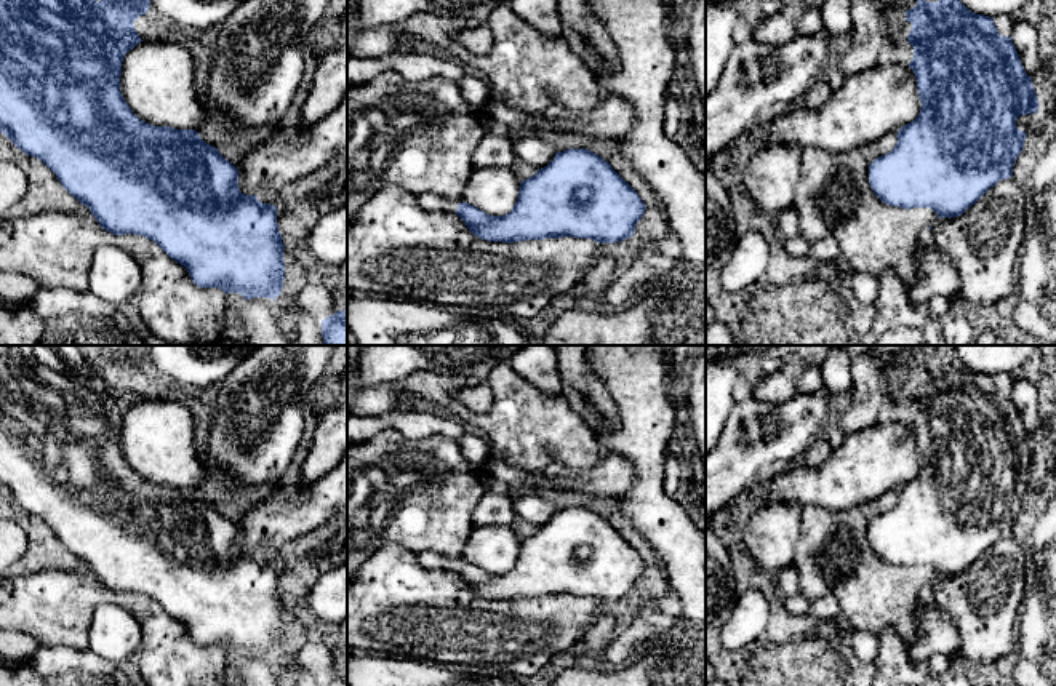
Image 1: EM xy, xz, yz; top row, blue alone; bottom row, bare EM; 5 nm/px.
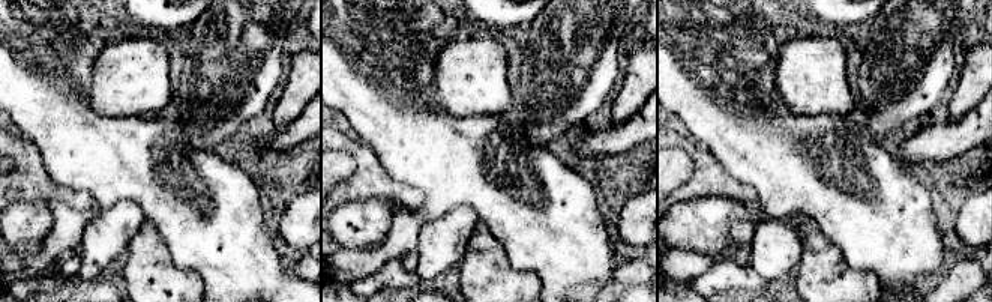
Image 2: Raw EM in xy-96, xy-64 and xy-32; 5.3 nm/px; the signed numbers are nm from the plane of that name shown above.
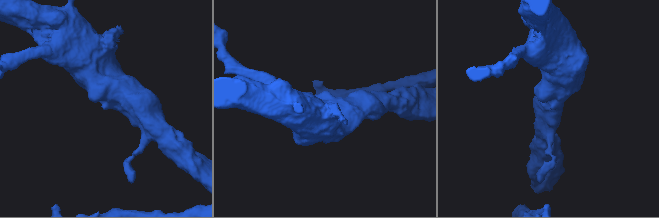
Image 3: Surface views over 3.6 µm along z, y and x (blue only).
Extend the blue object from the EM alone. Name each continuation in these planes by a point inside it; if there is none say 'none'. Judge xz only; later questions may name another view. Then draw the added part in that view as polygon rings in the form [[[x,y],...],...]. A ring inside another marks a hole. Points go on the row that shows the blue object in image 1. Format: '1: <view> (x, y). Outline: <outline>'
1: xz (431, 202). Outline: [[[426,193],[418,197],[418,203],[424,211],[429,213],[451,213],[456,214],[458,205],[443,200],[437,193]]]

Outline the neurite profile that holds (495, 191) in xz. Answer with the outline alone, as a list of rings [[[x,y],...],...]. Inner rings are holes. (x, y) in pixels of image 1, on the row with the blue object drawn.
[[[480,168],[474,170],[462,201],[477,206],[491,216],[504,216],[517,203],[520,182],[510,168]]]

